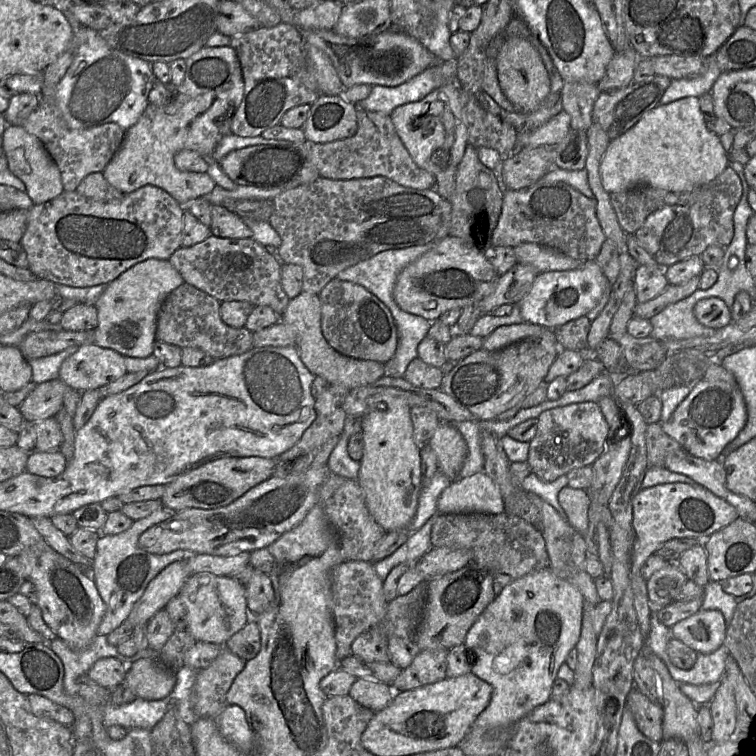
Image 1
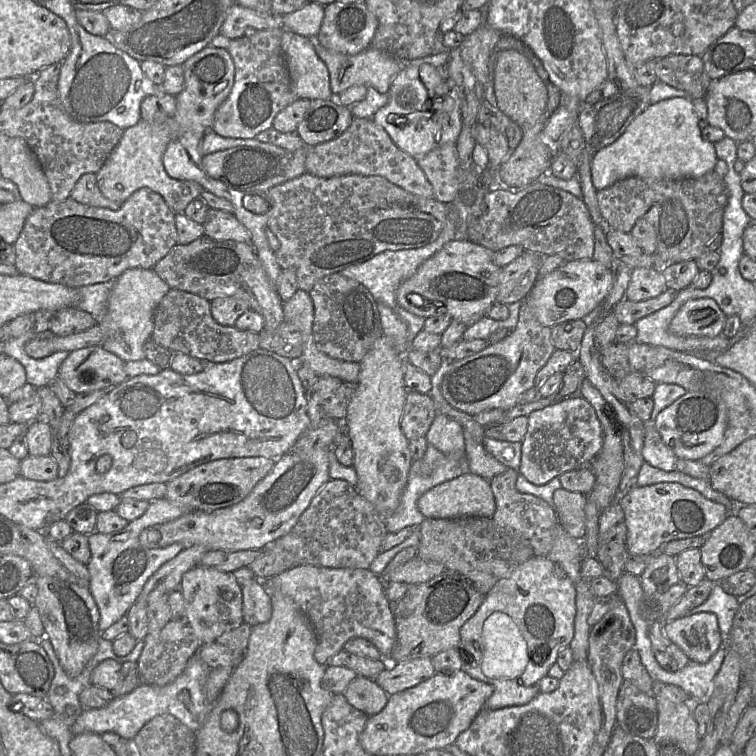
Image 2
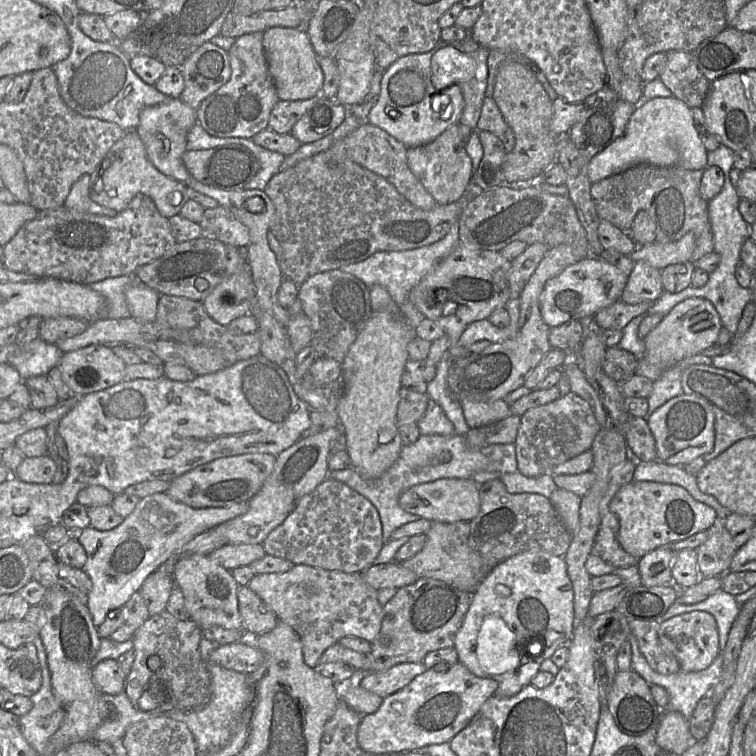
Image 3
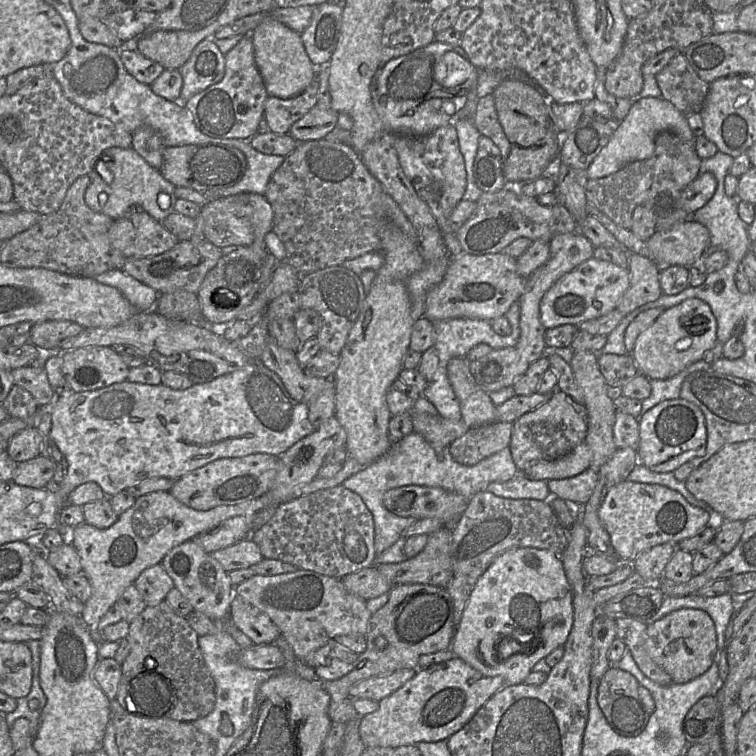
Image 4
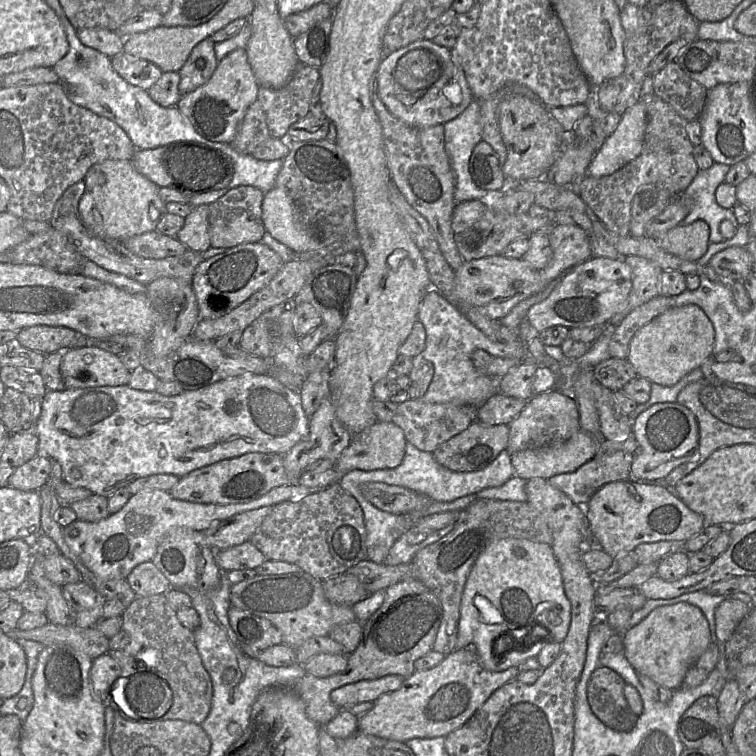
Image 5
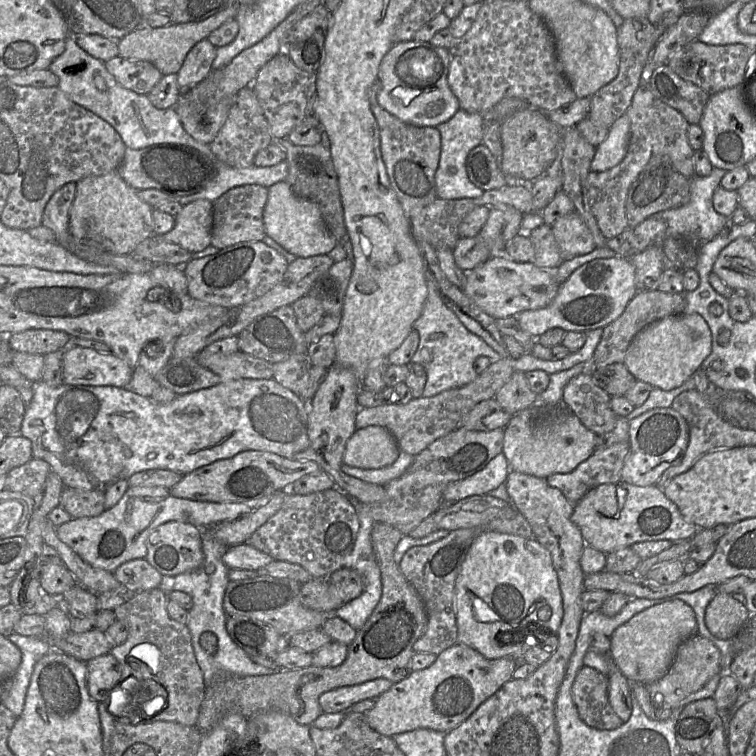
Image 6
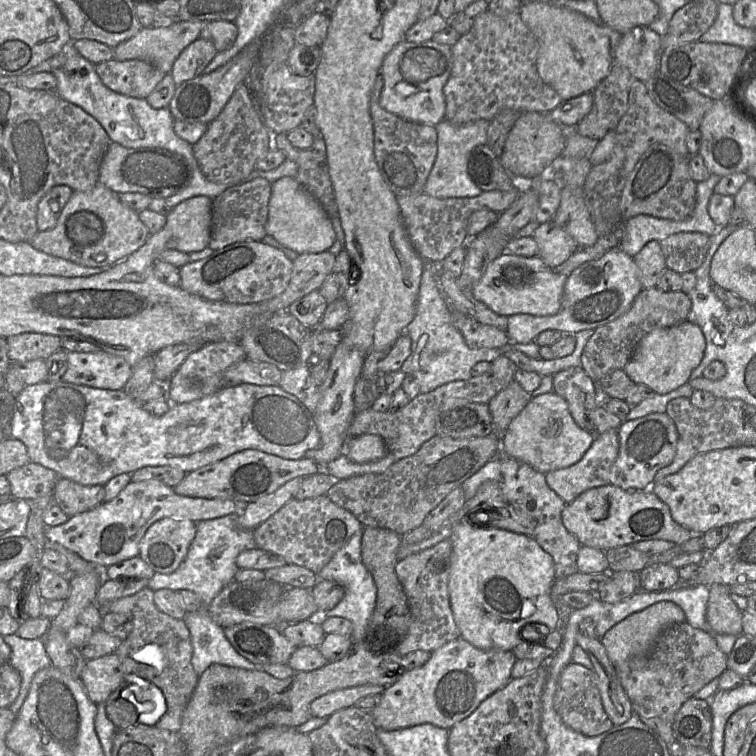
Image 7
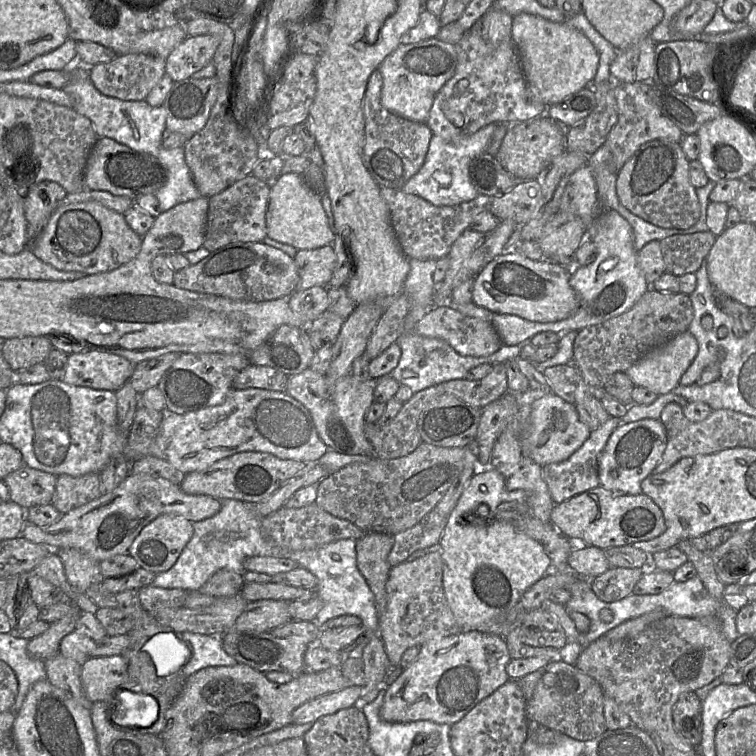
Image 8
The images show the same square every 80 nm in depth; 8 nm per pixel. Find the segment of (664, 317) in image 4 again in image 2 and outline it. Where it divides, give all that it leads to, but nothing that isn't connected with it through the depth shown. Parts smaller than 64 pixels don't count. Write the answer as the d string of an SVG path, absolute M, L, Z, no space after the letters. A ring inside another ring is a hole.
M712 298L688 300L669 324L669 330L680 336L716 337L726 323L727 316Z

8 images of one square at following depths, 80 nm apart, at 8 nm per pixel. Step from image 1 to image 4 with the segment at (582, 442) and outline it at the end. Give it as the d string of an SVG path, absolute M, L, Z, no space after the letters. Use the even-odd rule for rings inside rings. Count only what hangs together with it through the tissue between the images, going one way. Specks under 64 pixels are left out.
M555 389L540 406L513 422L509 448L519 472L530 463L555 460L585 441L588 428L587 410L571 396Z

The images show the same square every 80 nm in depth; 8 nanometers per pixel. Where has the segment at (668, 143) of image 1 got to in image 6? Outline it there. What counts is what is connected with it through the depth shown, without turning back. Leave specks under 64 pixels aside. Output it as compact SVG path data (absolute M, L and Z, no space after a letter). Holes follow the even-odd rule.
M624 113L610 127L607 138L596 147L590 170L601 172L618 165L626 155L629 132L630 120Z

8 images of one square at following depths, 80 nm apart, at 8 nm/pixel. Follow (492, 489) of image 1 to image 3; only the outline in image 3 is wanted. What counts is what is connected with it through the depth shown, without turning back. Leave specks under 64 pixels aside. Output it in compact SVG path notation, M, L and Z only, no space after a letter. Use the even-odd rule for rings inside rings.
M440 479L406 489L399 496L399 505L404 511L430 522L469 522L480 511L479 490L473 479Z

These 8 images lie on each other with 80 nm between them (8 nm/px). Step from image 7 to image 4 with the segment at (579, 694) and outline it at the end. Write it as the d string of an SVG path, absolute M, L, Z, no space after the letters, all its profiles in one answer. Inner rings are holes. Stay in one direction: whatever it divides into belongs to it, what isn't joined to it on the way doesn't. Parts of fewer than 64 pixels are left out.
M610 667L601 678L597 703L612 729L622 736L640 734L655 710L654 700L646 688L632 674L615 667Z

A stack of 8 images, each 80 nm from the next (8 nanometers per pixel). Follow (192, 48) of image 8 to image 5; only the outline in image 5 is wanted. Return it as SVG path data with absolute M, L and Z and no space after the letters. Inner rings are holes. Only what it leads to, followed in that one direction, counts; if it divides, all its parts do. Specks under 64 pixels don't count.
M208 37L199 42L191 51L185 64L179 70L181 95L204 85L213 75L218 65L214 44L213 40Z

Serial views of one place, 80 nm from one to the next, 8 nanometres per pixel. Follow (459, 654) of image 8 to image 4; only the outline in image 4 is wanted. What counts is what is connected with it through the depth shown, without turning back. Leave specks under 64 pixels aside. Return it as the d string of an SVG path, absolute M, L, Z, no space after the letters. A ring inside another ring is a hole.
M456 656L440 664L442 668L435 670L418 669L401 688L380 700L376 711L359 719L359 735L366 748L446 741L506 685L501 676L485 676Z

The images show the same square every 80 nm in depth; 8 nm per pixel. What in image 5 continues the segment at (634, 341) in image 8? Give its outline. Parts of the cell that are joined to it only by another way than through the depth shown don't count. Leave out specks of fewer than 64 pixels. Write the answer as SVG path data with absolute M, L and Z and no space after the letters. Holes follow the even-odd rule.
M659 294L633 309L615 328L609 342L610 358L627 359L634 334L644 325L674 307L674 298Z

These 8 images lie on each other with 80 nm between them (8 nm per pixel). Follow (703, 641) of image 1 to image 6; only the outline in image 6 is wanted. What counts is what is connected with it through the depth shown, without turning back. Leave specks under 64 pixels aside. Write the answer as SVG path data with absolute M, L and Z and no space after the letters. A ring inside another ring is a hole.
M681 600L649 607L619 626L610 636L610 658L629 682L650 684L661 679L671 666L678 646L697 634L693 609Z

